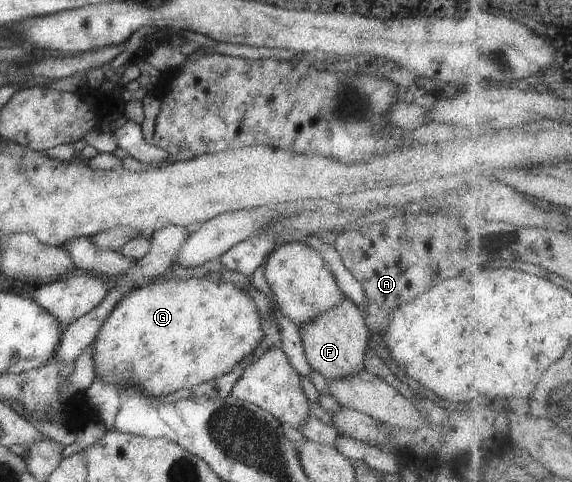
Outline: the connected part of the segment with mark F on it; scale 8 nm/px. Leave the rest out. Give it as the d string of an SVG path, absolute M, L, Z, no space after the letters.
M341 298L331 309L325 310L311 321L305 322L299 329L298 334L302 341L305 361L311 370L320 373L325 381L343 376L350 376L364 367L364 351L368 345L369 331L364 324L363 313L350 299Z

